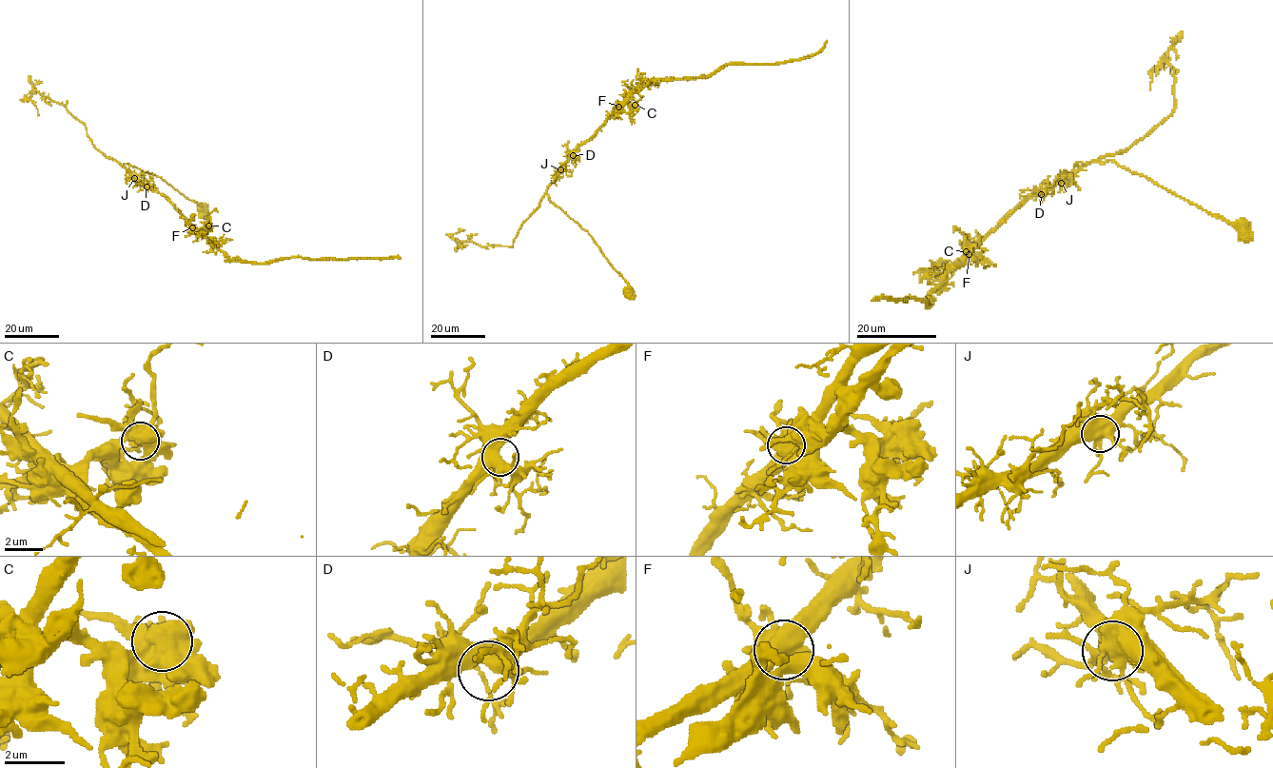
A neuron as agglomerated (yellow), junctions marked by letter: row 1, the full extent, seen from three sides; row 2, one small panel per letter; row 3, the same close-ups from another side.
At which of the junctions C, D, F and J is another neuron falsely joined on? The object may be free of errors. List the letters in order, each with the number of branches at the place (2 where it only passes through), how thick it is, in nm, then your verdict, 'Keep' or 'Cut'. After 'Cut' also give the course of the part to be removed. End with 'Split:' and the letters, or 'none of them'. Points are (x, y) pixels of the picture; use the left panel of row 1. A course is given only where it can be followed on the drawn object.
C: Branches: 6. Thickness 600 nm. Keep
D: Branches: 6. Thickness 460 nm. Keep
F: Branches: 8. Thickness 700 nm. Cut. Course of the part to remove: (192, 226), (230, 258), (255, 263), (296, 258), (400, 258)
J: Branches: 7. Thickness 600 nm. Keep
Split: F

